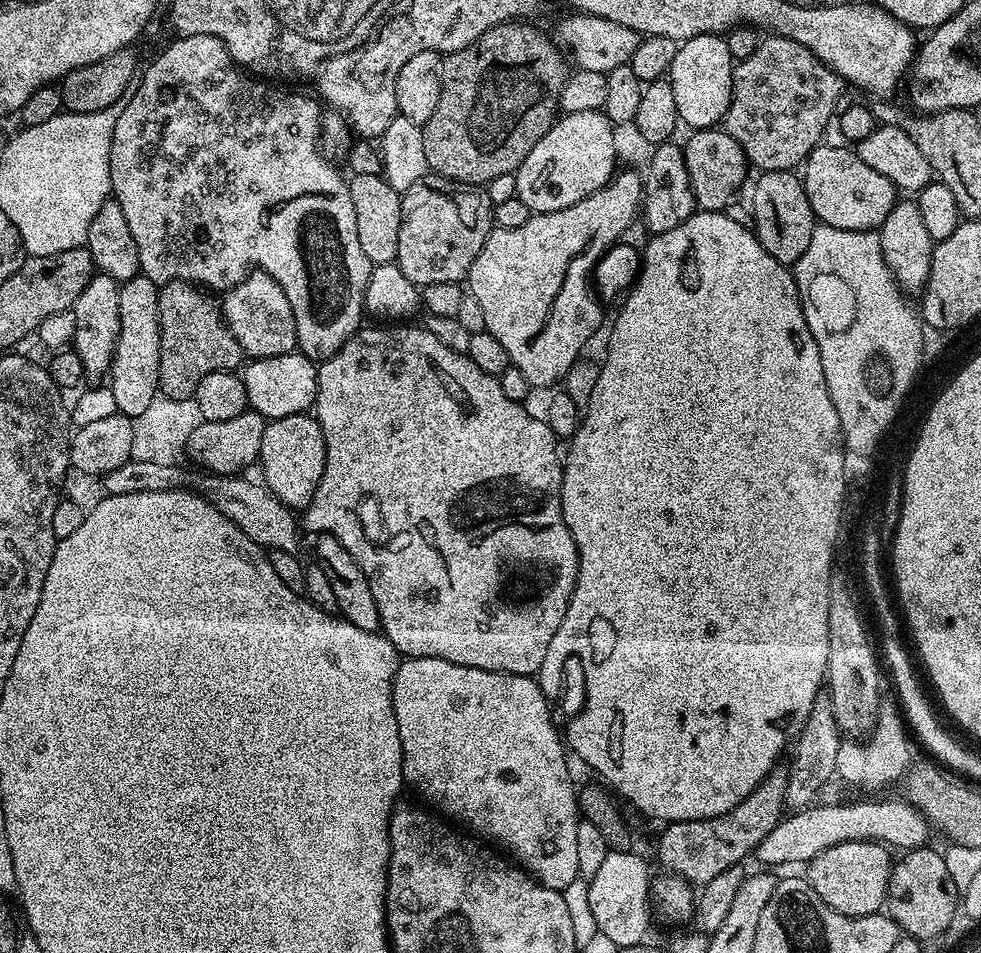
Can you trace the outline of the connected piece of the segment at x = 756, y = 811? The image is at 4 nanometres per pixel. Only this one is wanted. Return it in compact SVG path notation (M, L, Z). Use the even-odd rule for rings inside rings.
M773 771L764 783L759 784L741 804L726 814L709 820L678 820L669 823L656 848L656 856L664 867L663 871L679 876L692 886L703 886L710 882L710 878L722 874L722 870L743 865L743 860L755 853L758 842L762 842L762 838L766 838L766 834L770 834L770 830L774 830L774 826L778 826L785 815L788 772L780 771Z

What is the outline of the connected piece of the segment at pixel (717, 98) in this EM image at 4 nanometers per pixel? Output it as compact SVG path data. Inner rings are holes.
M723 35L695 36L677 47L667 79L672 82L676 115L689 124L689 129L716 128L723 121L731 104L733 67L734 59Z

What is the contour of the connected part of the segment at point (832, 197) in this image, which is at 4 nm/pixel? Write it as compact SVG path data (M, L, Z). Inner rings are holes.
M827 142L813 148L802 164L802 179L806 198L810 198L810 210L817 221L829 224L838 230L862 230L871 232L879 229L880 223L896 205L898 189L885 178L862 162L855 151L848 148L831 148Z

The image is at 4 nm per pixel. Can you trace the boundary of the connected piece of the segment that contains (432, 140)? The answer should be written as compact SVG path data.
M509 22L499 24L490 30L486 30L470 46L466 46L457 52L447 53L443 57L440 65L440 93L438 94L438 106L434 106L434 114L422 125L422 146L426 149L426 162L429 169L437 177L445 180L454 180L458 184L469 186L487 186L498 174L510 174L519 168L521 162L534 150L534 146L541 138L547 134L548 129L554 123L554 117L558 112L558 97L560 89L570 75L569 65L566 63L566 56L561 49L557 48L555 43L547 35L544 36L536 28L531 28L528 22Z

